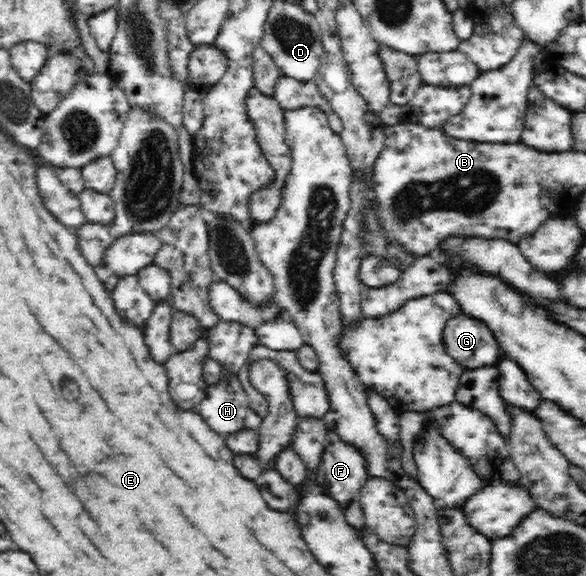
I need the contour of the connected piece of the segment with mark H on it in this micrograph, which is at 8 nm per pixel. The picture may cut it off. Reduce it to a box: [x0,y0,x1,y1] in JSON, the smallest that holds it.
[199,375,262,434]

